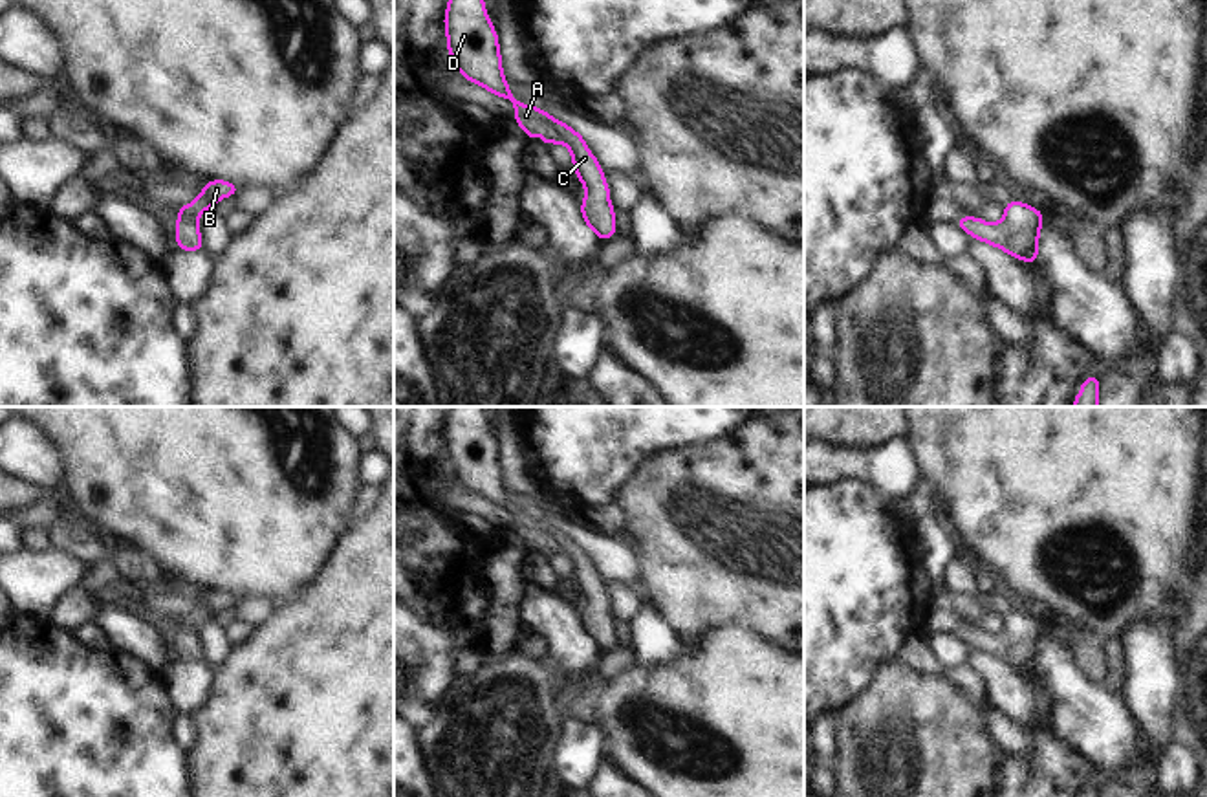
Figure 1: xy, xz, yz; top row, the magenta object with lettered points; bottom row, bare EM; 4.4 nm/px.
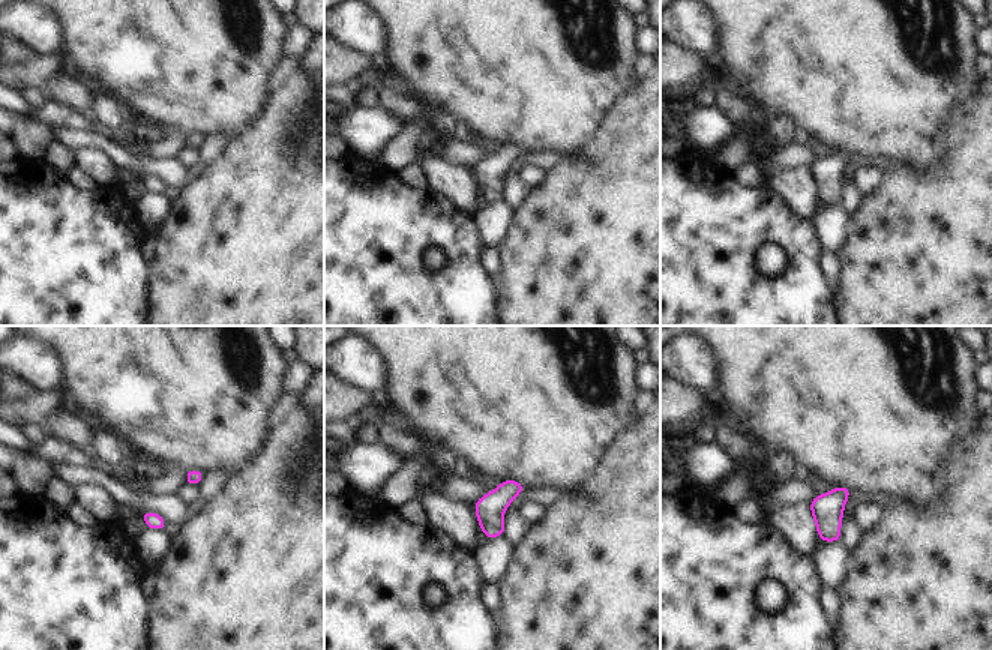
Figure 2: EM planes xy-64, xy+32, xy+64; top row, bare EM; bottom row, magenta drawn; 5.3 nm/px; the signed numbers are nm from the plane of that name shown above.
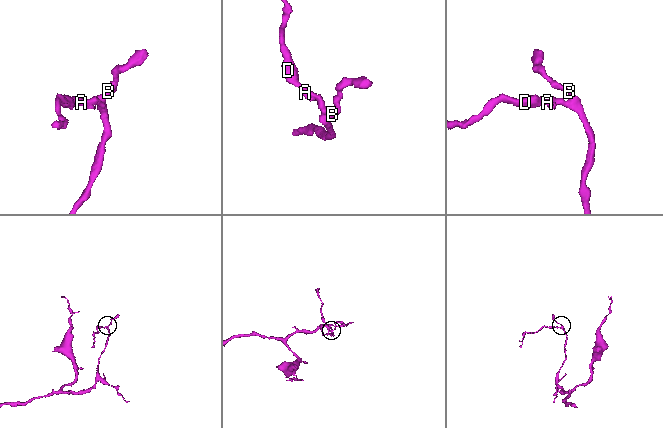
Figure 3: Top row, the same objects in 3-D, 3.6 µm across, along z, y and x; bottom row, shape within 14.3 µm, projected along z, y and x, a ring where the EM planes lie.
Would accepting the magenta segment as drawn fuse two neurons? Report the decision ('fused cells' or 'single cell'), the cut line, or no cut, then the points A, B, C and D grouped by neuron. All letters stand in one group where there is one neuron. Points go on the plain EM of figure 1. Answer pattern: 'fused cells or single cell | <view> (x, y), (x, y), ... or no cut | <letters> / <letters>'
single cell | no cut | A B C D

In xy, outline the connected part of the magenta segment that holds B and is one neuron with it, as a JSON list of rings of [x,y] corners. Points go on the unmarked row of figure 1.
[[[214,590],[203,594],[201,605],[189,616],[178,617],[174,647],[181,661],[203,661],[203,649],[198,639],[198,628],[203,621],[212,619],[222,608],[234,606],[242,597],[231,592]]]

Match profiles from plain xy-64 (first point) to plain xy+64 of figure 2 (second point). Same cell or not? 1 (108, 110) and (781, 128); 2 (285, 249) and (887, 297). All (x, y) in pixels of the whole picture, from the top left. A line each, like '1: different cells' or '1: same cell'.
1: same cell
2: same cell

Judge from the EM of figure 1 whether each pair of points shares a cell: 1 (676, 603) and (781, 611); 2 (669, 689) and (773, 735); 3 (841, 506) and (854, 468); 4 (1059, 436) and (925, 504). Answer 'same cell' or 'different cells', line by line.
1: same cell
2: same cell
3: different cells
4: different cells

